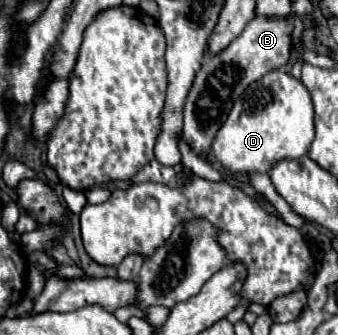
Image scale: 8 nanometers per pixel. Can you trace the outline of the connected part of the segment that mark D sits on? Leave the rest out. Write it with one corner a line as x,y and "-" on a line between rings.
273,70
235,100
227,120
213,138
211,154
229,174
269,172
281,160
303,158
313,138
313,102
307,88
293,76

